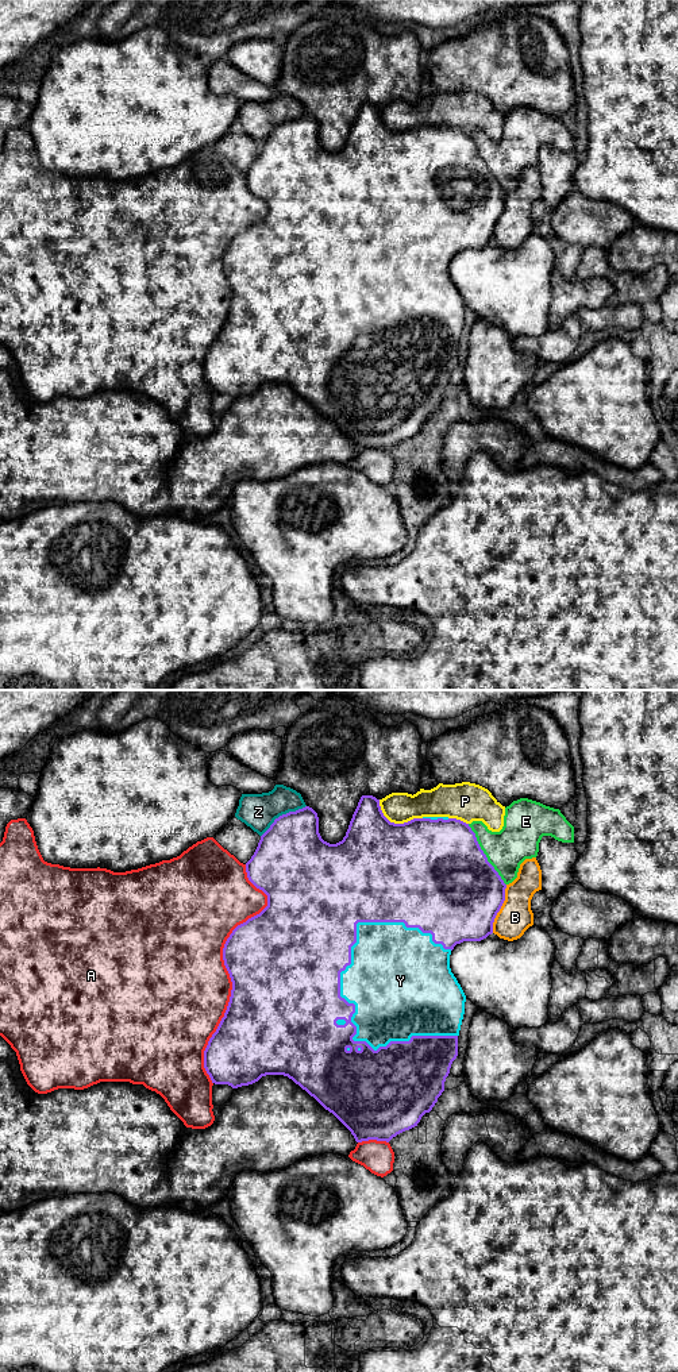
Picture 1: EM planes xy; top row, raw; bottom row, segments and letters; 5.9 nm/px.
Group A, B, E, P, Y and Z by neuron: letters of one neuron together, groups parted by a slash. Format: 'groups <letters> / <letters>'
groups A / B E / P / Y / Z

